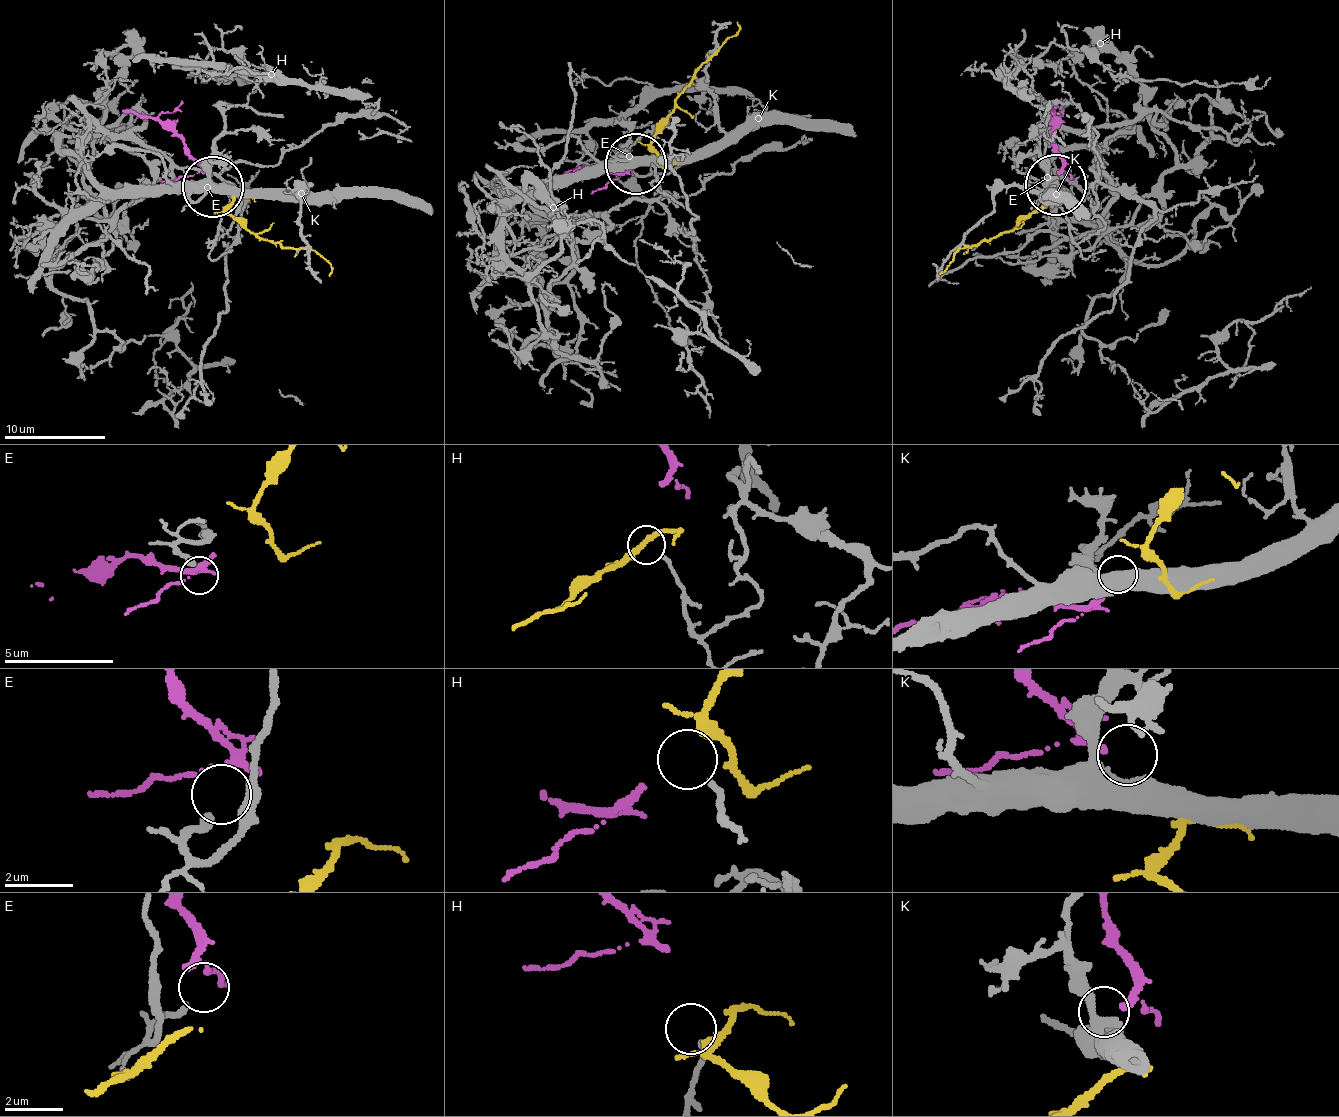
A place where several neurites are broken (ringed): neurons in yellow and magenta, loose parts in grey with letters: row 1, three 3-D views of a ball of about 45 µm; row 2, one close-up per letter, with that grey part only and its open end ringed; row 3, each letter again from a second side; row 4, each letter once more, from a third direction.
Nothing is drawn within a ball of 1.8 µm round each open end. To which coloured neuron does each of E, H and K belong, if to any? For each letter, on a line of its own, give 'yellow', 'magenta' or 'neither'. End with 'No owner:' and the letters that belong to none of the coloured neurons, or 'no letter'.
E: neither
H: neither
K: magenta
No owner: E, H

